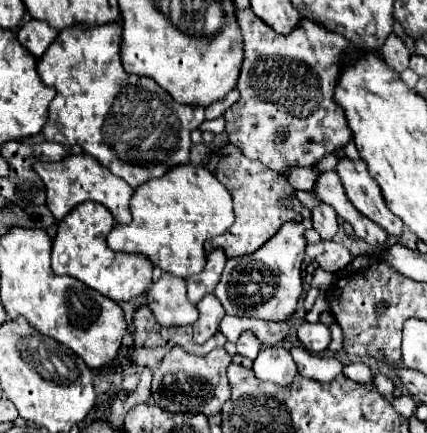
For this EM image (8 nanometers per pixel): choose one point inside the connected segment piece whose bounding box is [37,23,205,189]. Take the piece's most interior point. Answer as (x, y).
(129, 124)

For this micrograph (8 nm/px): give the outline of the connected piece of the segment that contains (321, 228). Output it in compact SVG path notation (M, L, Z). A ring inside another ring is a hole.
M321 203L317 207L311 209L311 221L313 221L313 229L319 231L321 239L333 239L337 233L337 213L333 211L333 207Z

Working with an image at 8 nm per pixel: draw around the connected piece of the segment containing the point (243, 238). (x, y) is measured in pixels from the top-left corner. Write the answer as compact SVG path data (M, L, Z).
M227 145L217 149L211 155L209 169L213 175L219 173L219 181L229 189L233 201L235 201L235 223L229 227L229 231L221 233L219 237L213 237L205 241L205 249L211 251L215 247L221 247L227 257L241 257L241 255L251 255L257 251L263 243L267 243L283 223L301 219L301 205L295 203L291 207L283 207L279 201L287 199L295 189L287 183L285 175L277 175L275 171L269 171L263 163L257 163L253 159L247 159L237 151L237 147Z

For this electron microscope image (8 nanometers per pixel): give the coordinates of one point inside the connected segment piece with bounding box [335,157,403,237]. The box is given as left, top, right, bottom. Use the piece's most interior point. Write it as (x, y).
(362, 190)

